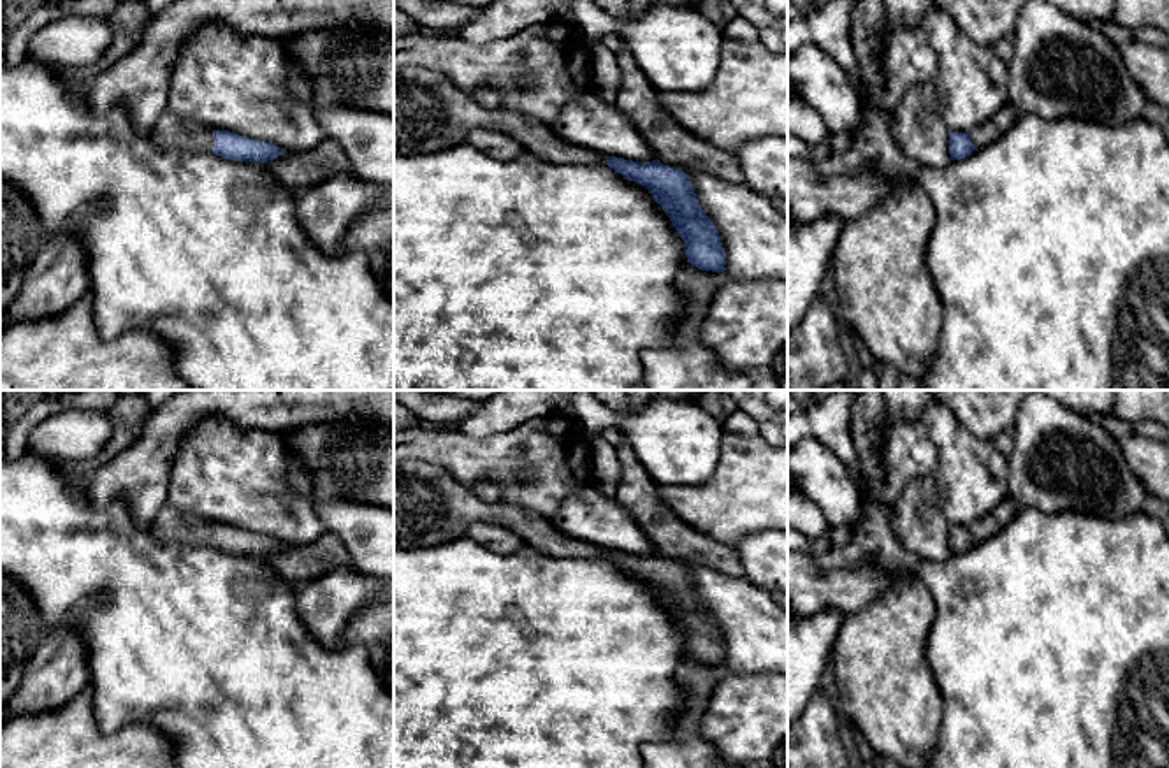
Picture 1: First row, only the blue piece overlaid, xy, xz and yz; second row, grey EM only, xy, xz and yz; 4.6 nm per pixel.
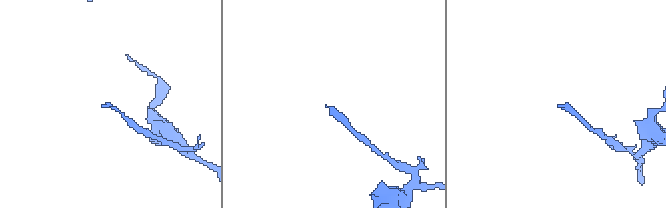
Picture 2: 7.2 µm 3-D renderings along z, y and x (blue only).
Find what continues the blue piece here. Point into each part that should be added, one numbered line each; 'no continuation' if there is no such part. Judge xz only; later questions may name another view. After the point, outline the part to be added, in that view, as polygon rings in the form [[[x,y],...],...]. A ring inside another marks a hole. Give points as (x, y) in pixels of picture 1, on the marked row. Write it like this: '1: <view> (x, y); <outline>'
1: xz (431, 113); [[[394,69],[394,155],[445,151],[464,144],[476,128],[503,132],[552,163],[606,163],[605,155],[566,142],[536,118],[482,107],[438,70]]]

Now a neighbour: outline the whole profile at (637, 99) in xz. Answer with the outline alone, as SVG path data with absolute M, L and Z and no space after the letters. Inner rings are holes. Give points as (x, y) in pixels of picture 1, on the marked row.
M629 46L619 53L621 84L615 107L652 148L654 160L686 174L705 172L731 185L745 185L735 155L714 148L675 123L659 105L657 90L633 58Z

